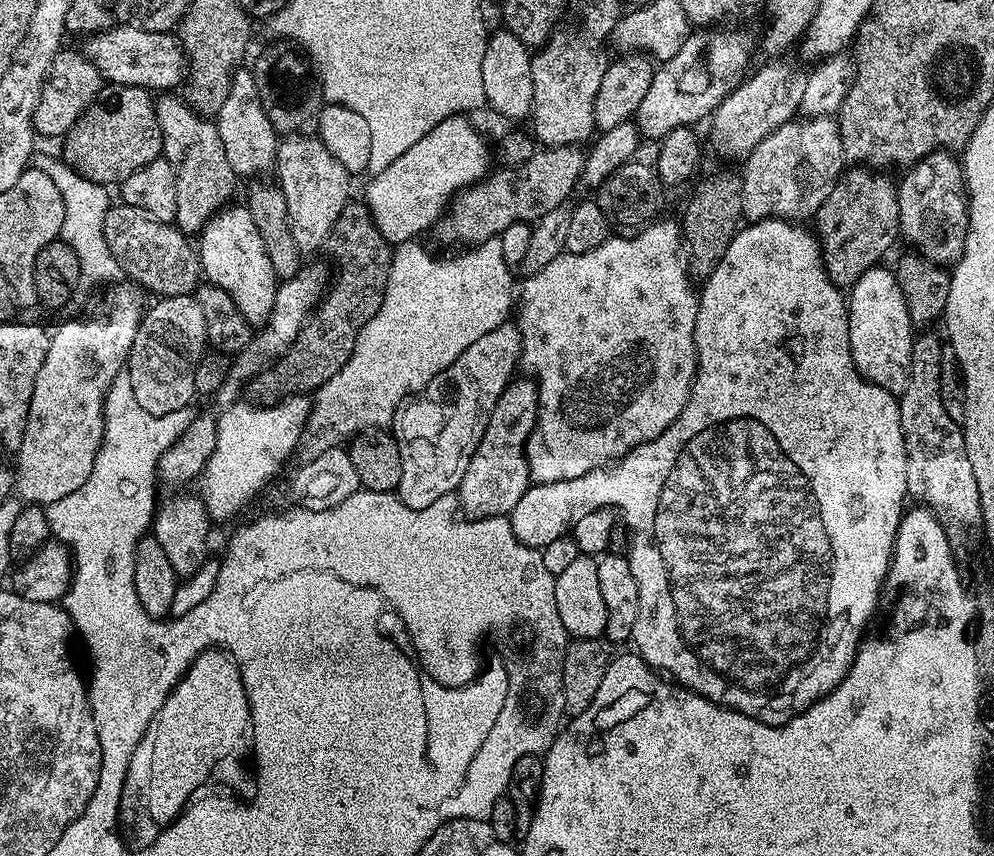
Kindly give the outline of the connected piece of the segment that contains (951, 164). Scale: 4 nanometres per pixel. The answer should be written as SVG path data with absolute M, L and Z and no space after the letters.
M941 150L926 154L918 163L899 177L896 193L900 207L900 236L908 239L913 249L937 266L952 266L964 252L964 239L968 233L968 202L964 187L962 164L951 151Z

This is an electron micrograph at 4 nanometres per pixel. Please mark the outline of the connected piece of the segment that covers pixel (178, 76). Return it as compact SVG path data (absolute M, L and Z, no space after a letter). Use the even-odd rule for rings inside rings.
M129 22L87 37L82 51L112 86L134 86L149 90L172 90L186 76L184 47L172 32L148 32ZM160 88L160 89L156 89Z

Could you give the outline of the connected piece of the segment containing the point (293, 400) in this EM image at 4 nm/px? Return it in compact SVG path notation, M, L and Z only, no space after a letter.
M301 394L298 396L288 396L285 400L281 400L279 404L274 406L266 406L261 408L257 405L250 404L247 402L233 402L223 409L224 413L219 413L216 416L216 445L214 446L214 454L210 454L210 458L204 464L204 470L200 473L198 477L198 485L200 484L200 489L198 489L198 495L201 500L204 501L206 510L208 511L209 517L216 518L216 516L228 516L232 511L235 510L236 504L246 504L250 500L254 499L256 495L264 488L264 480L272 480L280 471L284 468L284 463L292 456L292 451L298 448L301 443L302 437L304 435L304 427L308 421L308 415L312 405L310 403L309 397L307 395Z

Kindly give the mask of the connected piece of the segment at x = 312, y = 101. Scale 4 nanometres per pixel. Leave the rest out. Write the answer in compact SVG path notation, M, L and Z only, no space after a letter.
M283 38L277 39L256 60L256 65L251 65L251 72L260 87L260 96L264 100L264 107L268 110L268 117L274 130L281 137L285 136L311 136L318 126L320 110L326 101L320 91L320 82L307 55L295 43Z

